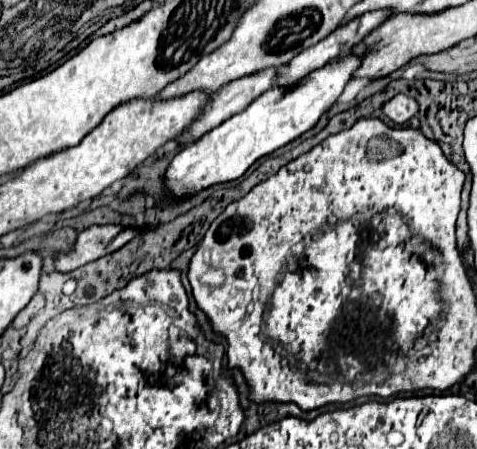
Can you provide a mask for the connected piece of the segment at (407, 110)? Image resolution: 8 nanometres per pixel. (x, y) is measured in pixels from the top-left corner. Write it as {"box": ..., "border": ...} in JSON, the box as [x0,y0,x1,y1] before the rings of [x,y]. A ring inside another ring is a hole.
{"box":[381,93,419,123],"border":[[[399,93],[395,95],[391,101],[385,101],[381,105],[381,111],[393,121],[393,123],[407,123],[415,113],[417,113],[419,105],[415,99]]]}

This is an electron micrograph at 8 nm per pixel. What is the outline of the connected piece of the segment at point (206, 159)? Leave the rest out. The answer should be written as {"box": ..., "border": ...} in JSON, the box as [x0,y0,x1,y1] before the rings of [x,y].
{"box":[165,53,363,197],"border":[[[347,53],[343,57],[337,57],[335,61],[329,61],[327,67],[317,69],[315,73],[309,73],[307,77],[303,77],[303,81],[299,81],[299,85],[293,85],[291,89],[283,89],[281,85],[275,85],[269,91],[265,91],[261,97],[257,97],[245,111],[229,117],[221,125],[217,125],[215,129],[211,129],[209,133],[205,133],[195,145],[183,147],[173,157],[173,161],[171,161],[171,165],[169,165],[167,173],[165,173],[165,181],[167,181],[169,191],[173,195],[177,195],[177,197],[187,197],[187,195],[193,195],[193,193],[209,187],[209,185],[233,181],[233,179],[241,177],[259,157],[277,151],[279,147],[291,143],[293,139],[297,139],[299,135],[303,135],[305,131],[309,131],[319,121],[319,117],[339,99],[339,95],[343,93],[345,85],[353,77],[355,69],[359,69],[361,59],[363,59],[363,55]]]}

